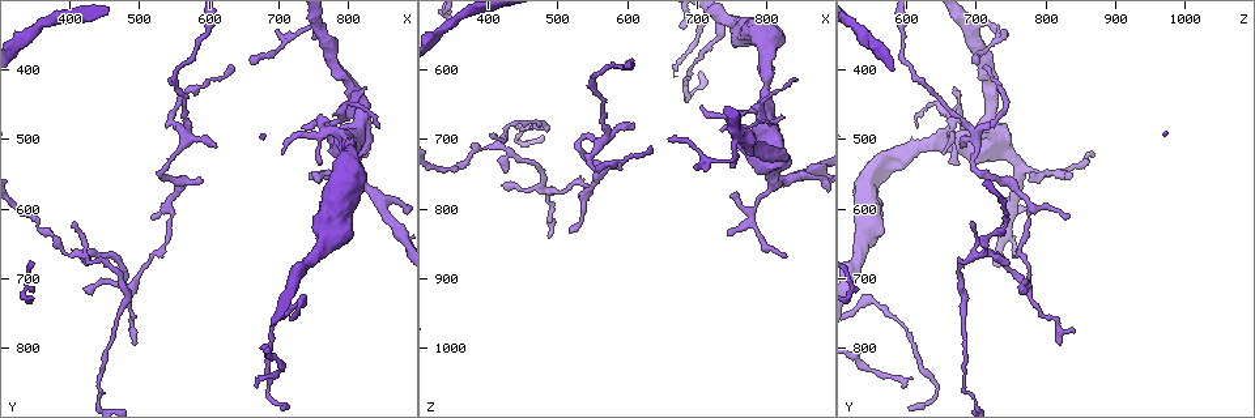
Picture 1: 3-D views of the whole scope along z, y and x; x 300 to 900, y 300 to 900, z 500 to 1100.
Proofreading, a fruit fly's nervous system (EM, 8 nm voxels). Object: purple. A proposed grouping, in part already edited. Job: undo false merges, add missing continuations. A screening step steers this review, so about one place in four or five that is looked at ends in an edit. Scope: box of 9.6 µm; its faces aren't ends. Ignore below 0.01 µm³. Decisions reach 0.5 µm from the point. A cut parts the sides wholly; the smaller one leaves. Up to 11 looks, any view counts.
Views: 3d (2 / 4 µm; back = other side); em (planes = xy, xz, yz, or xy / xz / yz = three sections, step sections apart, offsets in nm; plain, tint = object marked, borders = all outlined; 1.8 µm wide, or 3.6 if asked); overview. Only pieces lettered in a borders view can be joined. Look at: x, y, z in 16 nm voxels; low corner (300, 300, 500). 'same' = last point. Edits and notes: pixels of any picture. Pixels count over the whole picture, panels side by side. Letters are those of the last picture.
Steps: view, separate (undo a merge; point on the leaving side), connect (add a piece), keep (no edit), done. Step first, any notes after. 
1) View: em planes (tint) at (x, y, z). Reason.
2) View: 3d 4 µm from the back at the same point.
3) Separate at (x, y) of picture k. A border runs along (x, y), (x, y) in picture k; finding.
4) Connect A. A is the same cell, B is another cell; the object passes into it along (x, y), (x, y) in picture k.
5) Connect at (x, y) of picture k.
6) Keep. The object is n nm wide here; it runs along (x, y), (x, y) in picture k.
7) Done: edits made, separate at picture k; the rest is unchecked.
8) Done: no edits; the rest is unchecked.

View: em planes (borders) at (760, 475, 675). Abrupt turn.

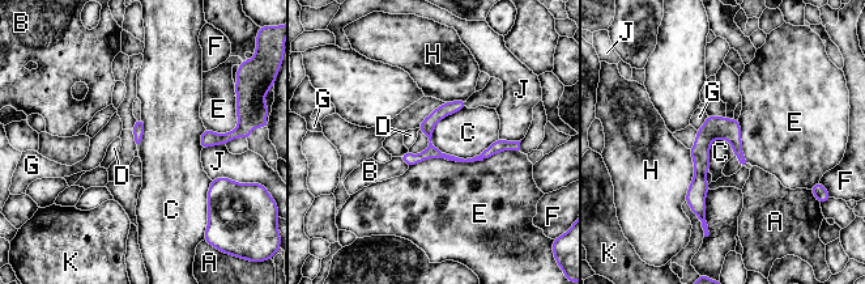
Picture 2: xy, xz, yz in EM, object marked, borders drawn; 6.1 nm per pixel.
Connect J. J is the same cell, A, B, C, D, E, F, G, H and K are other cells; the neuron continues.

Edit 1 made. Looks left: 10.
View: em yz step 8 (borders) at (485, 780, 840). Thin end.

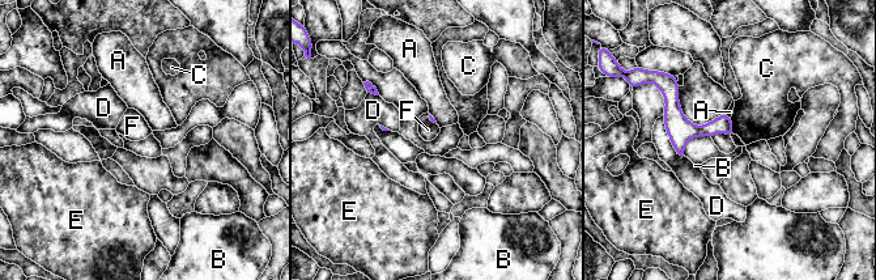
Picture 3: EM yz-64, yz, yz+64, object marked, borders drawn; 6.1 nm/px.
Keep. A, B, C, D, E and F are other cells; it runs along (670, 92), (689, 130), (730, 131) in picture 3; none of them fits.

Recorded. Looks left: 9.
View: em planes (borders) at (425, 660, 710). Three arms meet.

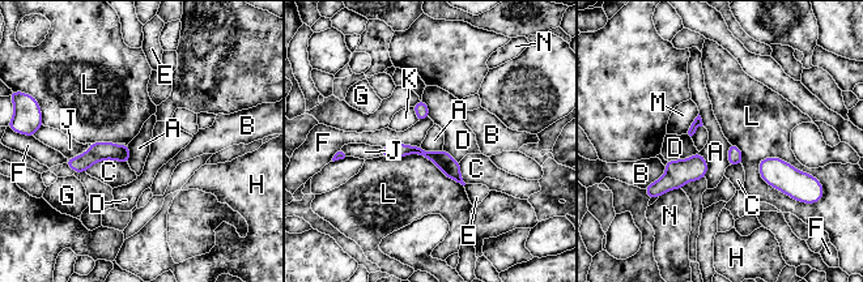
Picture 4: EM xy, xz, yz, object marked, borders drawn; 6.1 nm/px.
Keep. The longest contact is with L, 340 nm; A, B, C, D, E, F, G, H, J, K, L, M and N are other cells; it runs along (386, 149), (437, 157), (458, 178) in picture 4; one neuron here.

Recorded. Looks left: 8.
Done: edits made, connect at picture 2; the rest is unchecked.

